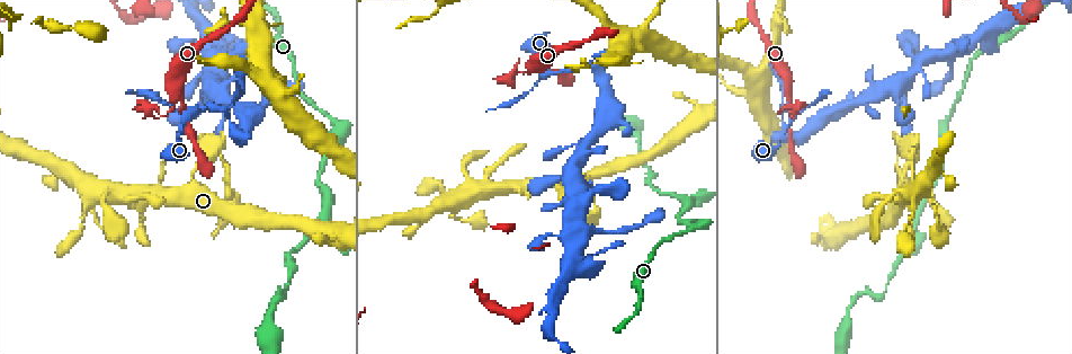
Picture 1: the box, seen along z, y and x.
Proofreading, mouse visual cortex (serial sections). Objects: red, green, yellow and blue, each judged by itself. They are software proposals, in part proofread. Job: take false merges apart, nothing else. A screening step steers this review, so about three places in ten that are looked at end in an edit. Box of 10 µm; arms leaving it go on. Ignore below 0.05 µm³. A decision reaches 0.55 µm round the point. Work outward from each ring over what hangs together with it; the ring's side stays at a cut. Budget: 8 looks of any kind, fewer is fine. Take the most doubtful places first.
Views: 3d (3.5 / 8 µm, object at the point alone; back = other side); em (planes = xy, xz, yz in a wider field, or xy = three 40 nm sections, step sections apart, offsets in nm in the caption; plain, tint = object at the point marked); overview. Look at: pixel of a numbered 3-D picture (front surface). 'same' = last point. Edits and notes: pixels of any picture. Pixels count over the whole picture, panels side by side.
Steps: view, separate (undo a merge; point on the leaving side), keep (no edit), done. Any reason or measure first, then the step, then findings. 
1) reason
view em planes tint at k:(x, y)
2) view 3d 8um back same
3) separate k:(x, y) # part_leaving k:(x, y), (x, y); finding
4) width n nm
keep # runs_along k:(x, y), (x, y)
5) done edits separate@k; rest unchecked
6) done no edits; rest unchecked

sharp bend
view 3d 8um at 1:(905, 153)

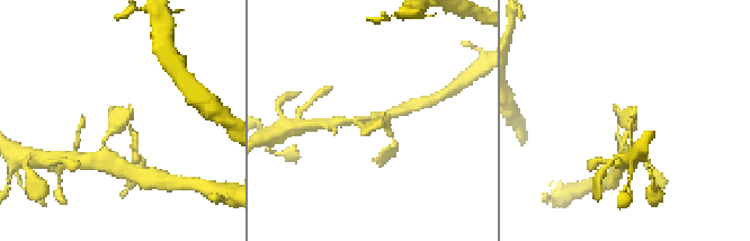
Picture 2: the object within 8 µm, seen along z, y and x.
view em planes tint same

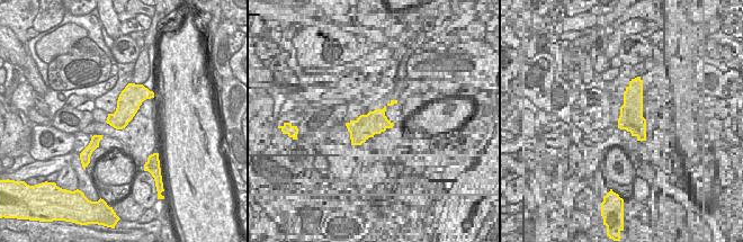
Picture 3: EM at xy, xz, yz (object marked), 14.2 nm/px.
keep # runs_along 2:(356, 122), (386, 122); continuous, no second cell

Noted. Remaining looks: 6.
three arms meet
view 3d 3.5um at 1:(224, 109)

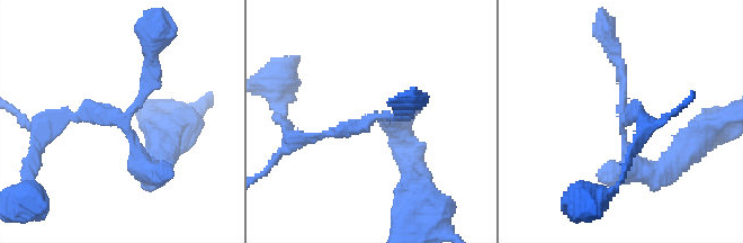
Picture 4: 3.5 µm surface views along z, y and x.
view em xy step 5 tint at 4:(369, 117)

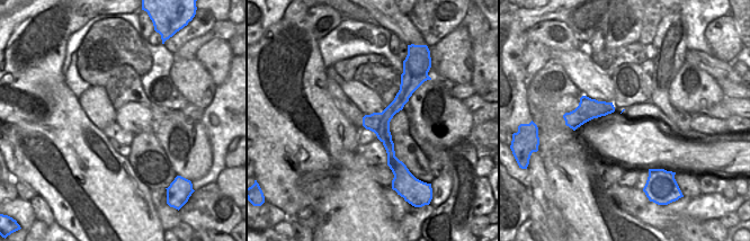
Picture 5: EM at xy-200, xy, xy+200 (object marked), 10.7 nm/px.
arm_widths 100, 150, 250 nm
separate 4:(623, 73) # part_leaving 4:(381, 117), (397, 128), (411, 180); a second cell is stuck on

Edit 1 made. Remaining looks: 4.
view overview

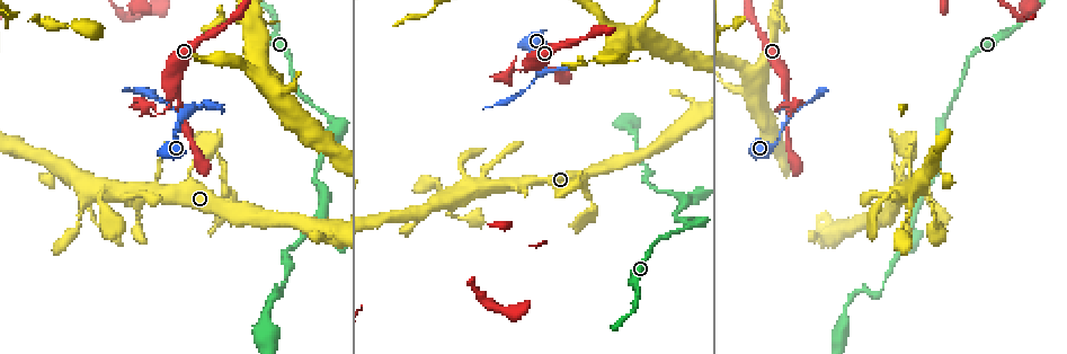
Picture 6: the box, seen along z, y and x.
arms part here
view 3d 8um at 6:(916, 216)

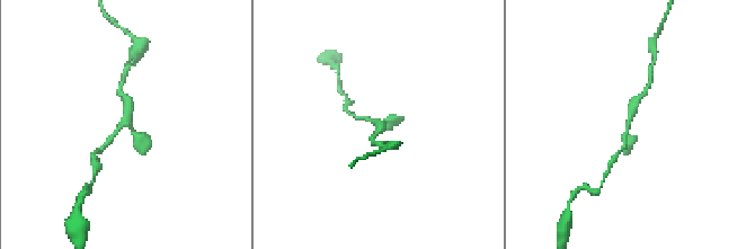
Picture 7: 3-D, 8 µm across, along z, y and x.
view 3d 3.5um same

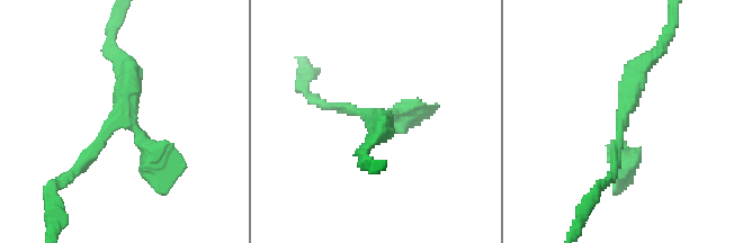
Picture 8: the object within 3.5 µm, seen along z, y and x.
view em xy step 3 tint at 8:(622, 117)

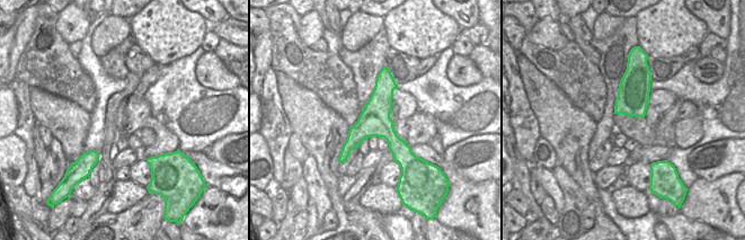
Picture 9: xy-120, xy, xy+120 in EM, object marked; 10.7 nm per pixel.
arm_widths 150, 250, 350 nm
keep # runs_along 9:(382, 73), (375, 116), (343, 157); all the same cell

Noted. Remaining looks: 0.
done edits separate@4; rest unchecked

